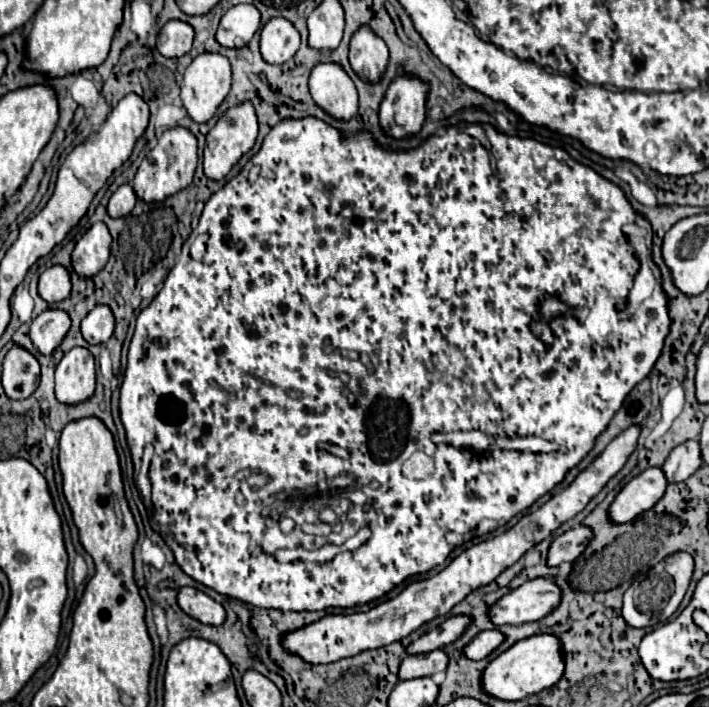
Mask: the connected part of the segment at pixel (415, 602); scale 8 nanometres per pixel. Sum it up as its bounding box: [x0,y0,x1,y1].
[284,424,640,664]

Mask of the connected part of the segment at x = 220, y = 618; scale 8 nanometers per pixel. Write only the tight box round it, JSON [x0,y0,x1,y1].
[178,588,226,626]

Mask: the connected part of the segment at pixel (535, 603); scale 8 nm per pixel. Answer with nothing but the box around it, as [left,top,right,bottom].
[492,578,562,626]

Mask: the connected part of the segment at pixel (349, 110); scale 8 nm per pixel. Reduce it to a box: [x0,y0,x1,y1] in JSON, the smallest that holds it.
[310,62,358,120]

